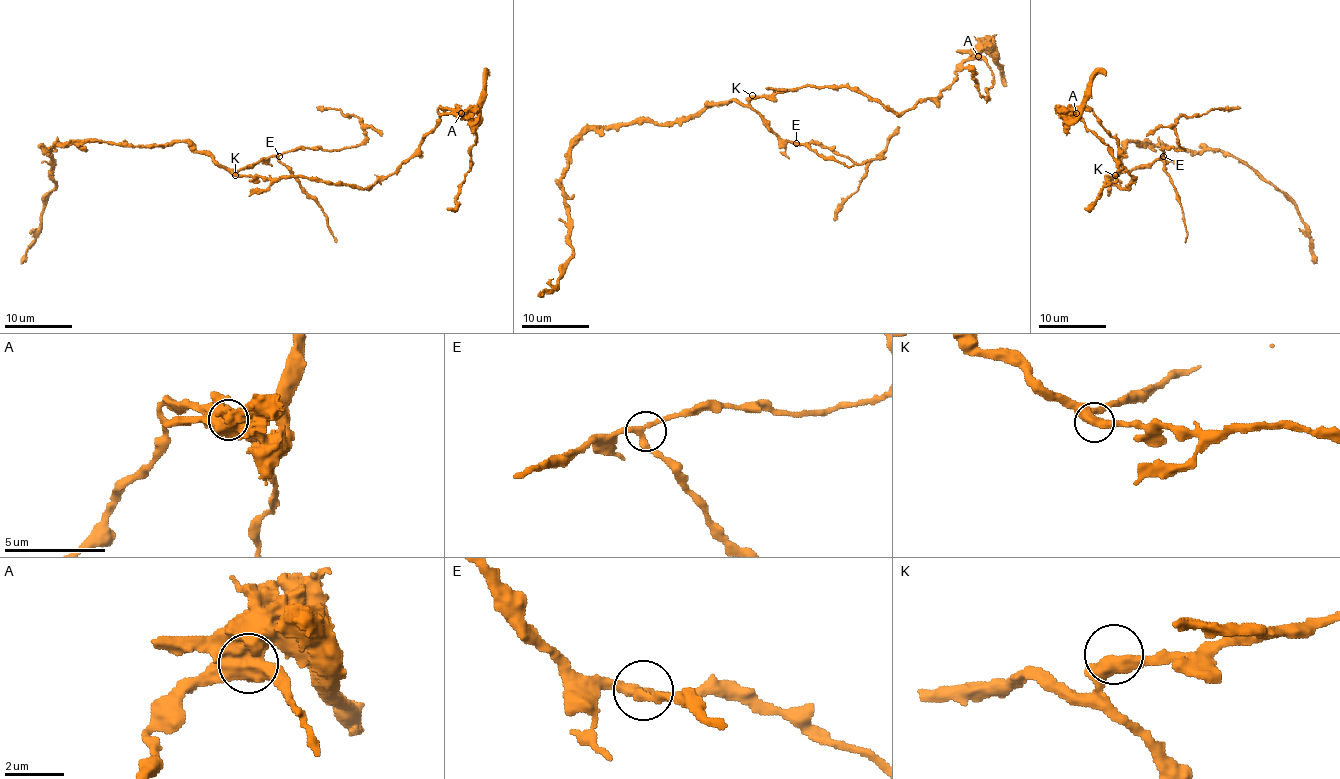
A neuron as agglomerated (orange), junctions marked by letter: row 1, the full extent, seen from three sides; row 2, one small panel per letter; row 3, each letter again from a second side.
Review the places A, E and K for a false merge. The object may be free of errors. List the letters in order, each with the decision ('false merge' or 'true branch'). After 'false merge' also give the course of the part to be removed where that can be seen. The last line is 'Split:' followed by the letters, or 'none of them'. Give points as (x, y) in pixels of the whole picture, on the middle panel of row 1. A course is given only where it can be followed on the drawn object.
A: false merge; course (978, 56), (985, 51), (1000, 66), (1005, 87)
E: true branch
K: true branch
Split: A

